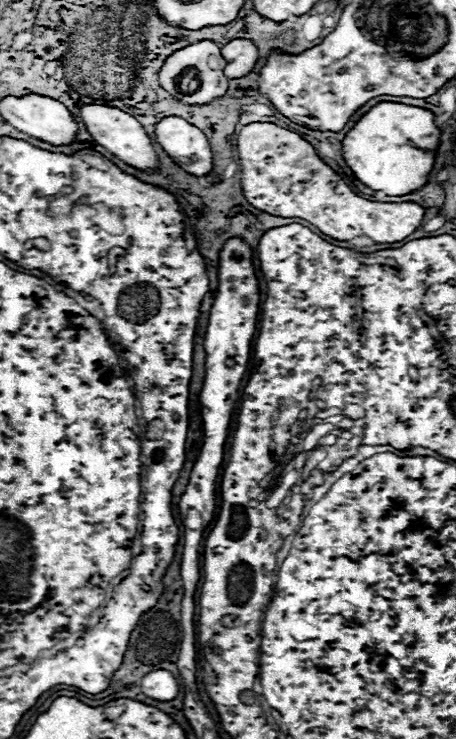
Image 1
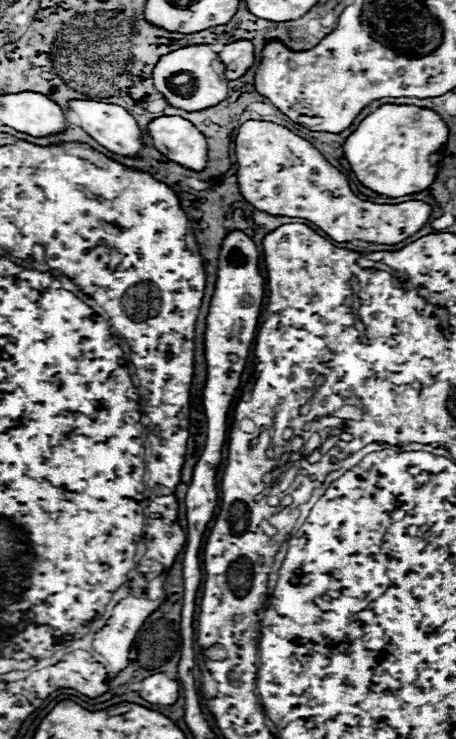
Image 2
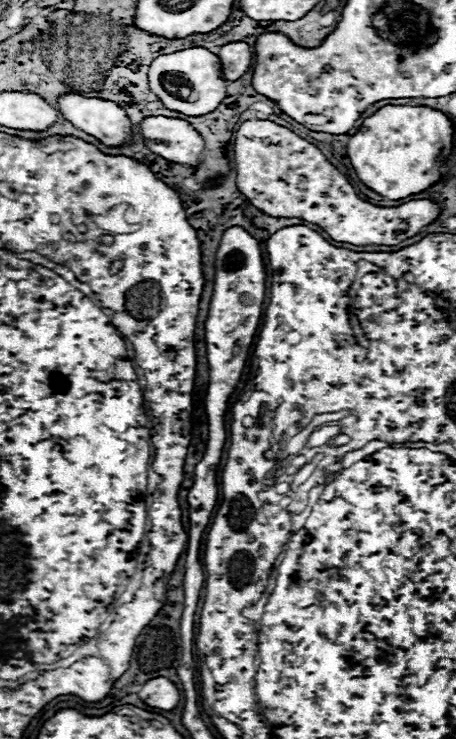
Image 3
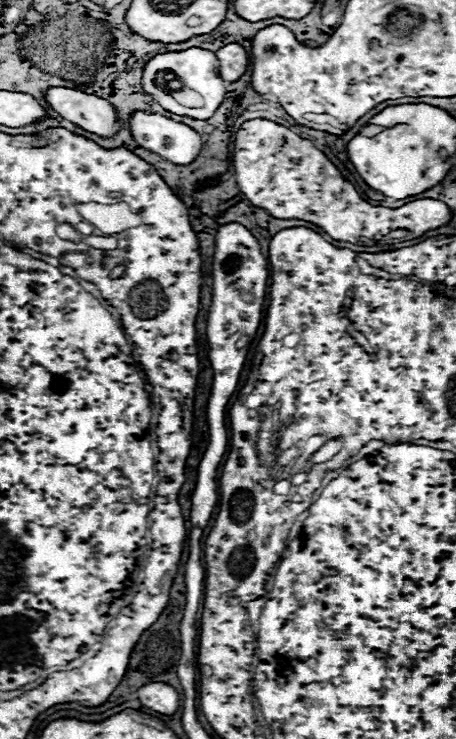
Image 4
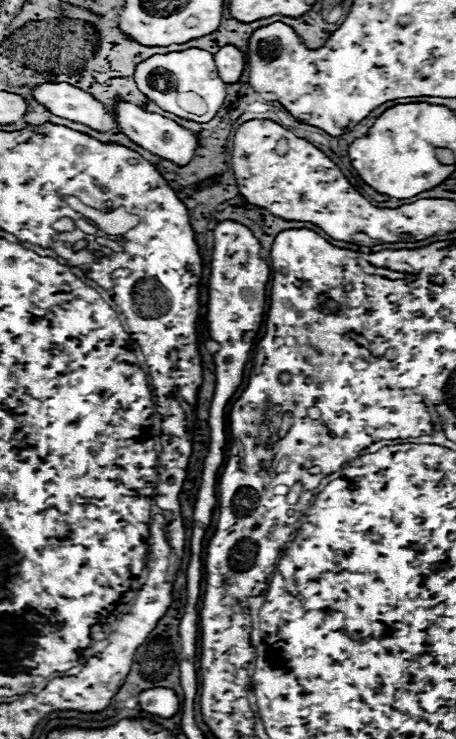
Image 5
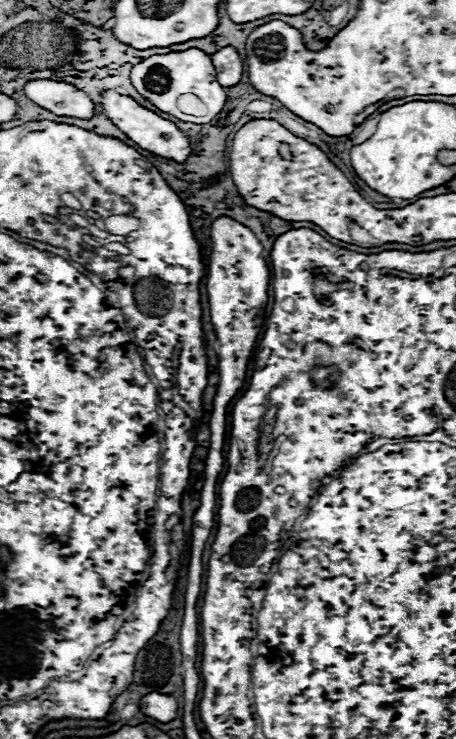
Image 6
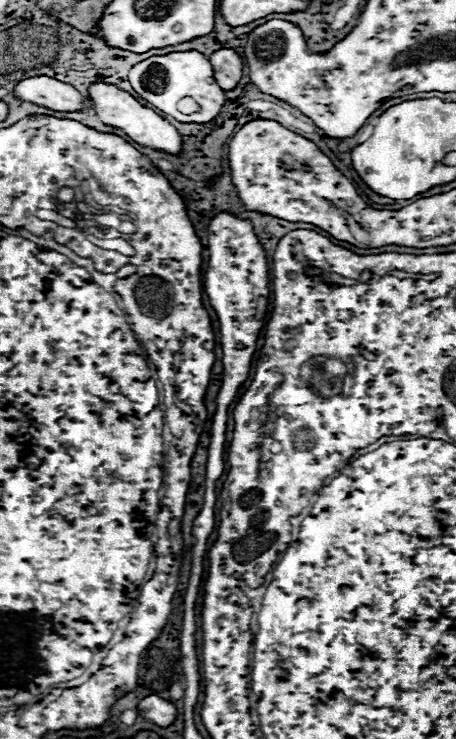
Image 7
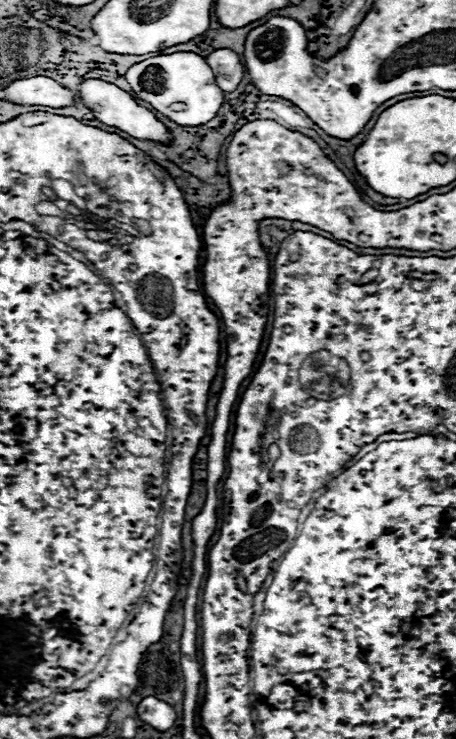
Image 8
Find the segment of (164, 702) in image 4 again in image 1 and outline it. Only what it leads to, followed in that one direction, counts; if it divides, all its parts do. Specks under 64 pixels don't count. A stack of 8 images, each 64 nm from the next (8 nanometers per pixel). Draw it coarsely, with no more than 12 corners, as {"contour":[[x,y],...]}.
{"contour":[[168,670],[140,678],[142,692],[160,702],[178,696],[178,680]]}

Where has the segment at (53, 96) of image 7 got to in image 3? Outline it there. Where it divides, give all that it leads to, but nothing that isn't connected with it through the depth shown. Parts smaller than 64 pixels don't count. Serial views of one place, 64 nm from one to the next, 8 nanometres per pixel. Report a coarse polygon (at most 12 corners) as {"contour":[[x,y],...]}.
{"contour":[[76,92],[56,98],[68,122],[106,146],[130,136],[130,120],[114,102]]}

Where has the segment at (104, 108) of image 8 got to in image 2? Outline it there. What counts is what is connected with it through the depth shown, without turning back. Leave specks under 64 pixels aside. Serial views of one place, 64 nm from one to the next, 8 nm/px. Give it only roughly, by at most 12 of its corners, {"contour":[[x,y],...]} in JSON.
{"contour":[[160,116],[148,124],[156,150],[196,172],[208,144],[192,122]]}

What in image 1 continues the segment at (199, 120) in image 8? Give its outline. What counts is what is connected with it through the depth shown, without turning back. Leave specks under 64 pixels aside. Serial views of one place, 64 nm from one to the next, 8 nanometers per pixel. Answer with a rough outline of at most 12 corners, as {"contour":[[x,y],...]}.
{"contour":[[216,42],[170,54],[158,82],[176,100],[202,106],[226,94]]}

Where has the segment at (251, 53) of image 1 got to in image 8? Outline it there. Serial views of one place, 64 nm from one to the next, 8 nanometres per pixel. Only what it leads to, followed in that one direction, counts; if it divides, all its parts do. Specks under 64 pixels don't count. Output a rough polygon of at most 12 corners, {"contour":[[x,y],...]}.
{"contour":[[228,48],[206,56],[224,92],[234,92],[244,76],[240,56]]}

